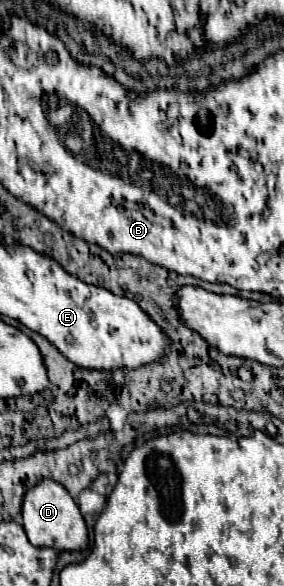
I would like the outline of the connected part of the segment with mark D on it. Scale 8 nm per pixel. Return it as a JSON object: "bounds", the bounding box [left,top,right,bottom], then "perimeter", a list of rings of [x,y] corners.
{"bounds":[22,479,88,551],"perimeter":[[[42,479],[36,487],[24,493],[22,517],[24,517],[24,531],[32,545],[52,547],[58,551],[82,551],[88,545],[88,529],[78,505],[68,495],[68,491],[52,479]]]}

